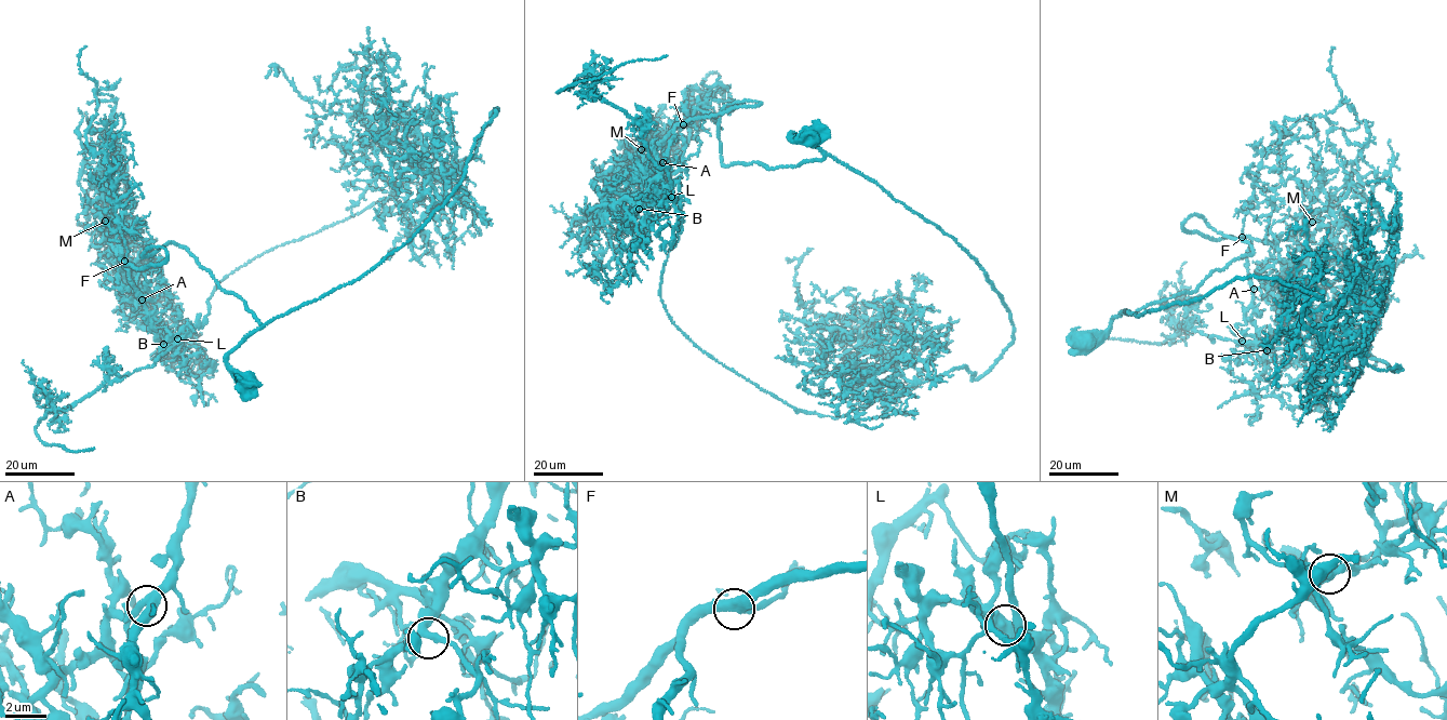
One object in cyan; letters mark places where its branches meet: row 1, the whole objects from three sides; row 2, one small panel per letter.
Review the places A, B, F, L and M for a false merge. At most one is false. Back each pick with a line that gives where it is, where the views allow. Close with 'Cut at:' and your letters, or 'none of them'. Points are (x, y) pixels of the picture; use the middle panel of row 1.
L: Place: (671, 197)
Cut at: L

